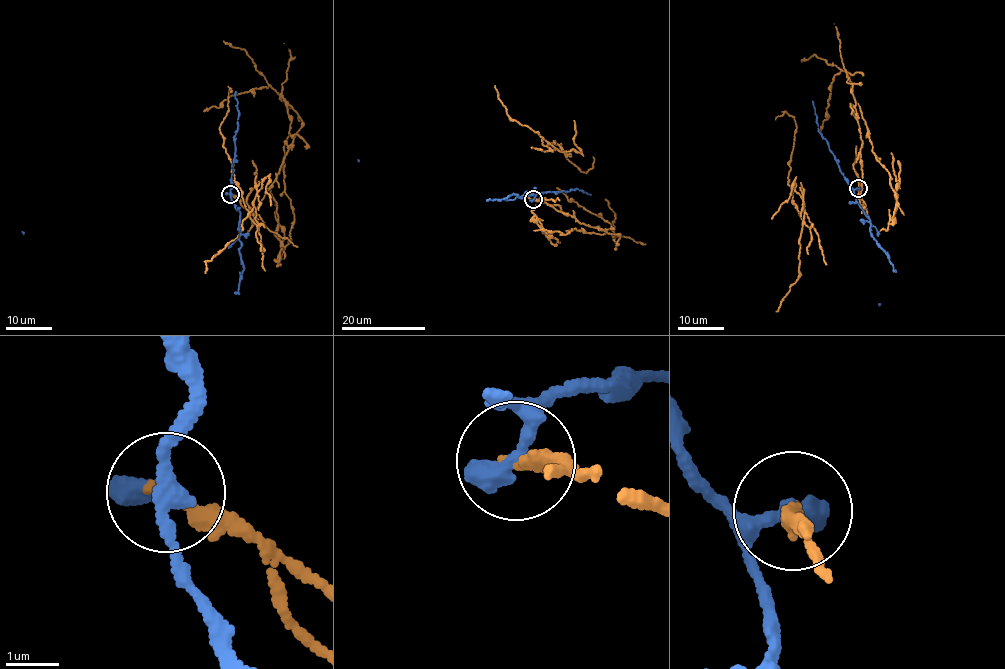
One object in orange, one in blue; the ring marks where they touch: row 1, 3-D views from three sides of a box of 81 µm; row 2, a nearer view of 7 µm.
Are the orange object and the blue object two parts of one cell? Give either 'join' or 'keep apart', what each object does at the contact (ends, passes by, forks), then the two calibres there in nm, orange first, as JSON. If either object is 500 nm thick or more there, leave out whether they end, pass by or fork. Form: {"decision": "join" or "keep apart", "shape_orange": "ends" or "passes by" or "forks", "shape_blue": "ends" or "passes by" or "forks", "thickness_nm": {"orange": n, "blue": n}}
{"decision": "keep apart", "shape_orange": "ends", "shape_blue": "passes by", "thickness_nm": {"orange": 240, "blue": 320}}

